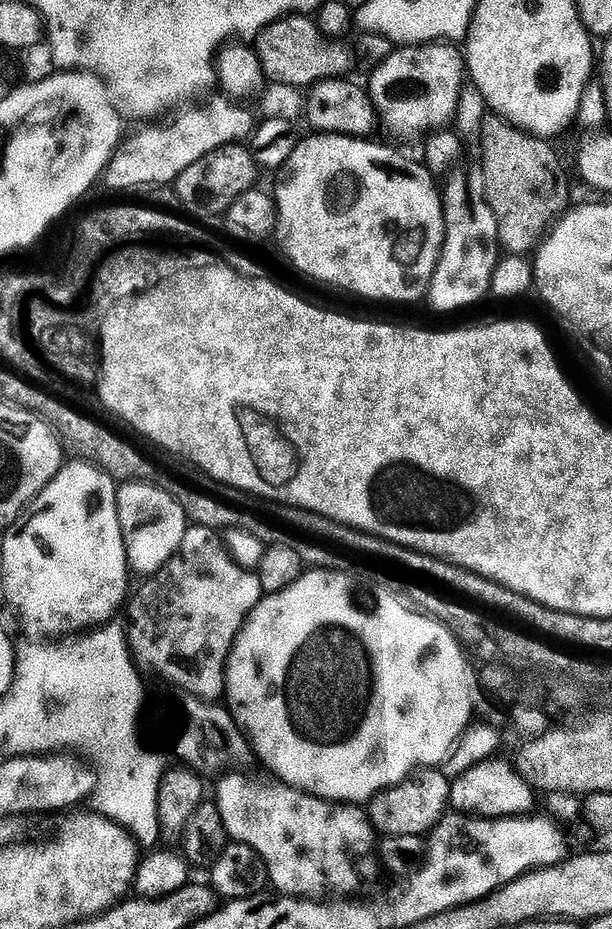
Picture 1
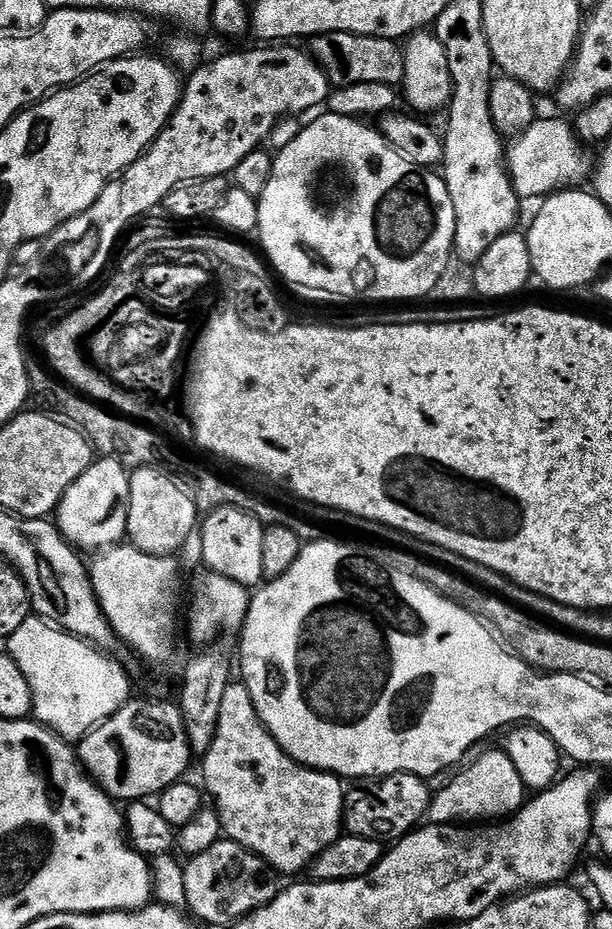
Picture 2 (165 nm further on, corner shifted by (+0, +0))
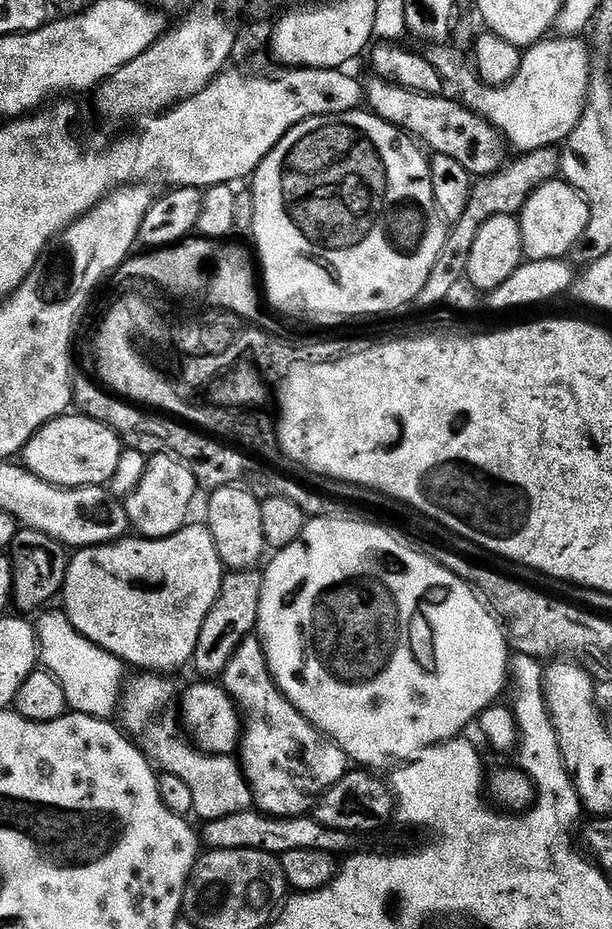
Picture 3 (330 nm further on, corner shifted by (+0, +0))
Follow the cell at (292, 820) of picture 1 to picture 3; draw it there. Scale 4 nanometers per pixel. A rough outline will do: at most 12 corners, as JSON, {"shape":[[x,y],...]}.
{"shape":[[255,635],[222,687],[253,805],[303,817],[350,757],[282,695]]}

